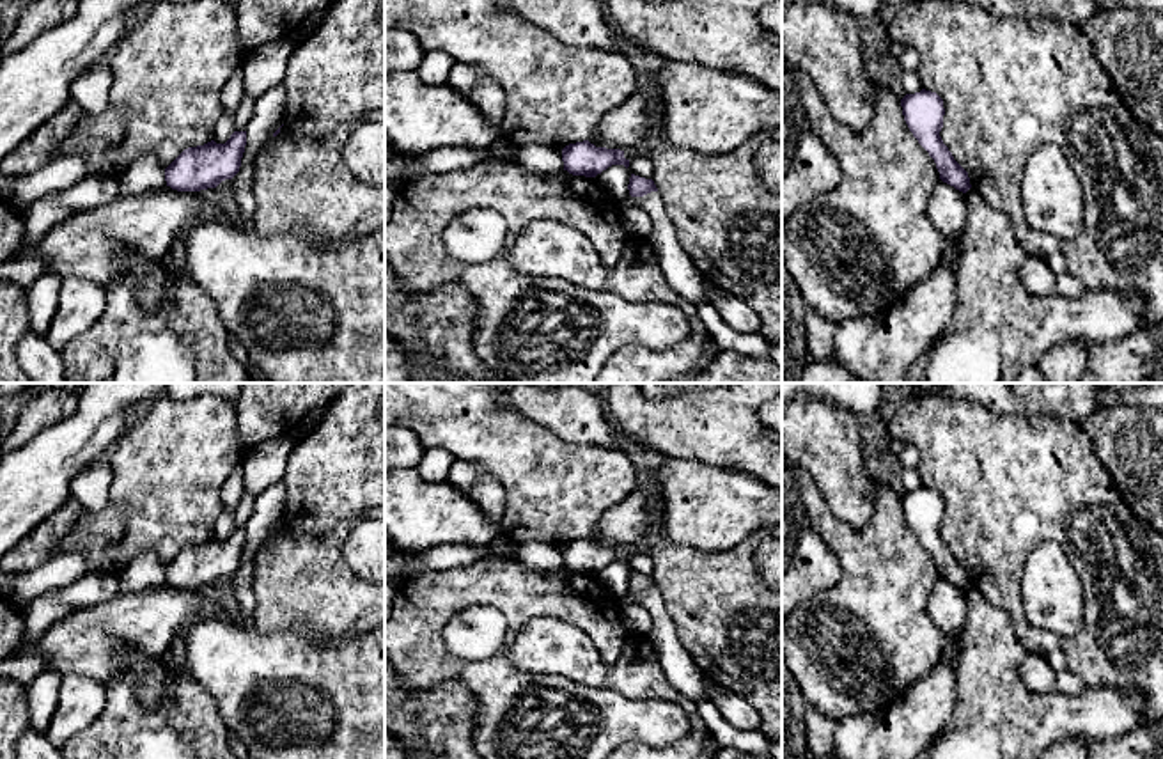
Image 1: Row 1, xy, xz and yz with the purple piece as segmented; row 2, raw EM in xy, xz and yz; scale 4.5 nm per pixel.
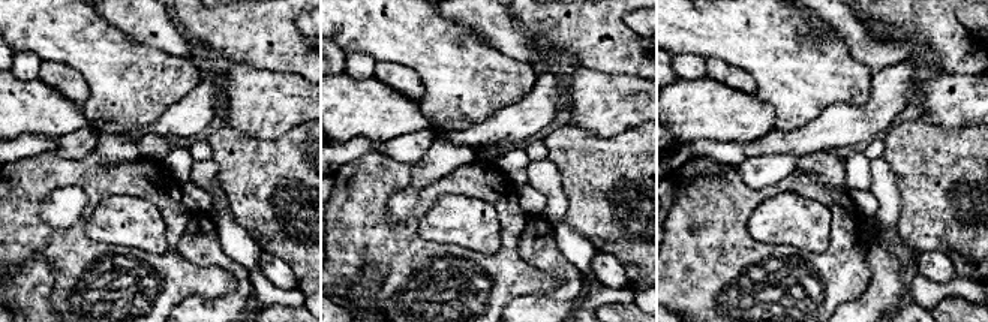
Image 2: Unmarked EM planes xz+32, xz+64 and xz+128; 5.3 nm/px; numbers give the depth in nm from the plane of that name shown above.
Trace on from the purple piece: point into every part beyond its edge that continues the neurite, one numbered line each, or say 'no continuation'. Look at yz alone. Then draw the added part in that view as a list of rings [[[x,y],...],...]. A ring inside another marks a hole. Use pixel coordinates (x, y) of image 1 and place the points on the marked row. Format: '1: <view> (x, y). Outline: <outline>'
no continuation

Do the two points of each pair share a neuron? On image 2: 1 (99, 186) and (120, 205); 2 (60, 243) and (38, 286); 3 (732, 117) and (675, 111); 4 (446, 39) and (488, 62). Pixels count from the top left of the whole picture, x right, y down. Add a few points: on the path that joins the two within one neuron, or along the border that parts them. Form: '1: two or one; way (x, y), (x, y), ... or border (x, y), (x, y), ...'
1: two; border (143, 198), (107, 195), (84, 220)
2: two; border (15, 265), (44, 258), (54, 271), (50, 300)
3: one; way (718, 113), (688, 111)
4: one; way (456, 50), (468, 62), (477, 62)

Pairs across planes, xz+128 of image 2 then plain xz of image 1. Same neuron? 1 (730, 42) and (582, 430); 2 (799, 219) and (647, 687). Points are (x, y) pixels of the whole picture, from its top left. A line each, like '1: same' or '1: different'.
1: different
2: same

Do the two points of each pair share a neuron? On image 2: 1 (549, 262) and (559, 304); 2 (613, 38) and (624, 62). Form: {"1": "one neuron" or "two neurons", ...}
{"1": "one neuron", "2": "one neuron"}

